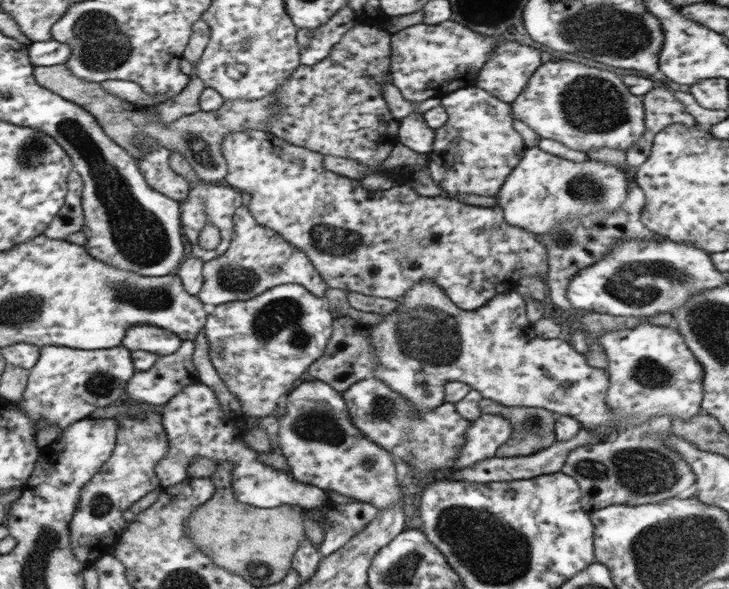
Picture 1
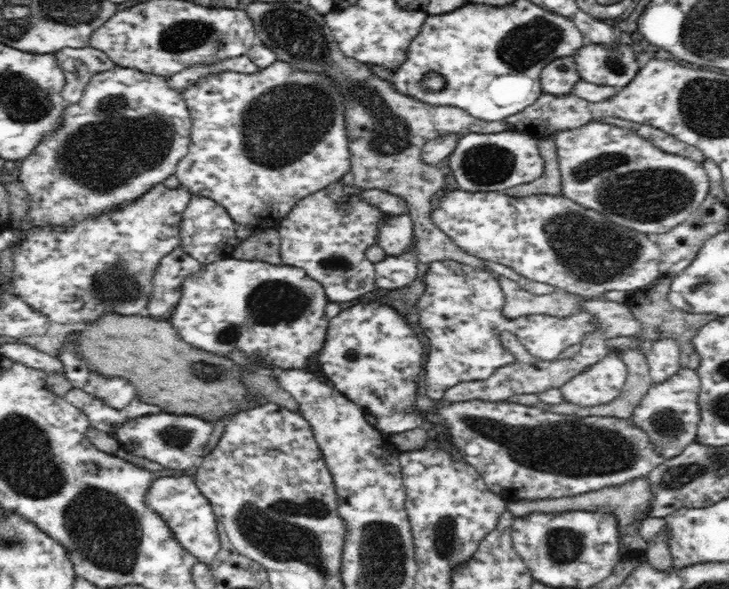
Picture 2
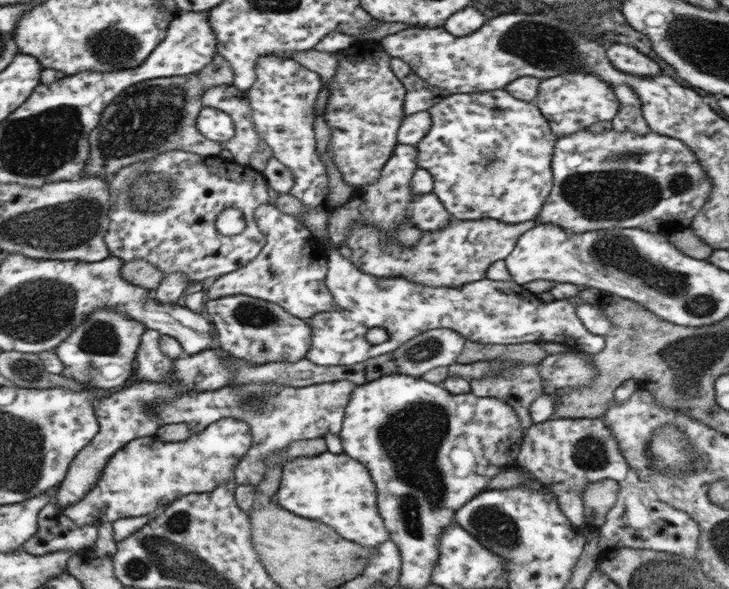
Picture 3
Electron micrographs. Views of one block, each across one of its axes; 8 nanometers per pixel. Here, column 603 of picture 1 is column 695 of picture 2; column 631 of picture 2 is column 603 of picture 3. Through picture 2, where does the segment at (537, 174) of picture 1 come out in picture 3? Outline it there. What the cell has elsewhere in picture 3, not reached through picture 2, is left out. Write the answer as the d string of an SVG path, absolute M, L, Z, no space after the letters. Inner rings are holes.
M585 128L572 135L560 136L555 141L550 165L551 190L535 216L535 223L555 224L574 234L599 229L639 228L668 238L689 227L693 216L703 208L711 194L711 179L707 179L691 149L680 140L651 131L637 134L611 128L593 133Z

